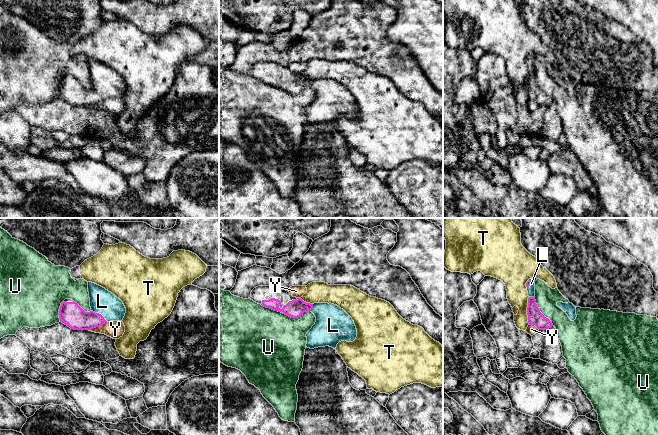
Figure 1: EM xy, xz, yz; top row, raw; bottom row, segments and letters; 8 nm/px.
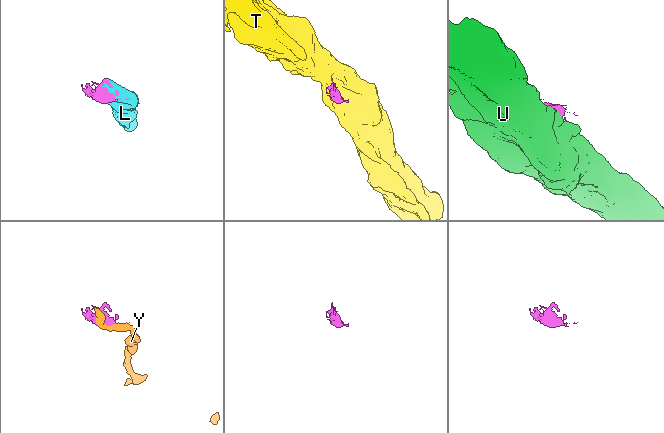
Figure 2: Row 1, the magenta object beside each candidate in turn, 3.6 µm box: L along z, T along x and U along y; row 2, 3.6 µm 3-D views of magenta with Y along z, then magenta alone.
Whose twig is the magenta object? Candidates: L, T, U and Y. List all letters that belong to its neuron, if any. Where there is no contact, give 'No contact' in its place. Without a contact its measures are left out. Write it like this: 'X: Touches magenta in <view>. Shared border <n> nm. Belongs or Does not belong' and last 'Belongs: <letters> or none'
L: Touches magenta in xy. Shared border 160 nm. Belongs
T: Touches magenta in yz. Shared border 220 nm. Does not belong
U: Touches magenta in yz. Shared border 280 nm. Does not belong
Y: Touches magenta in xy. Shared border 170 nm. Does not belong
Belongs: L

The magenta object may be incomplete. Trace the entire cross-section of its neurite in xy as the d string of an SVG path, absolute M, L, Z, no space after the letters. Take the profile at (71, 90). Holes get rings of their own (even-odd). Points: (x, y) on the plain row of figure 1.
M88 58L88 68L90 74L90 88L85 88L76 78L72 75L65 75L59 85L60 98L64 99L68 103L74 106L91 106L96 103L110 98L110 97L122 97L126 84L123 78L117 74L114 70L106 66L105 64Z

